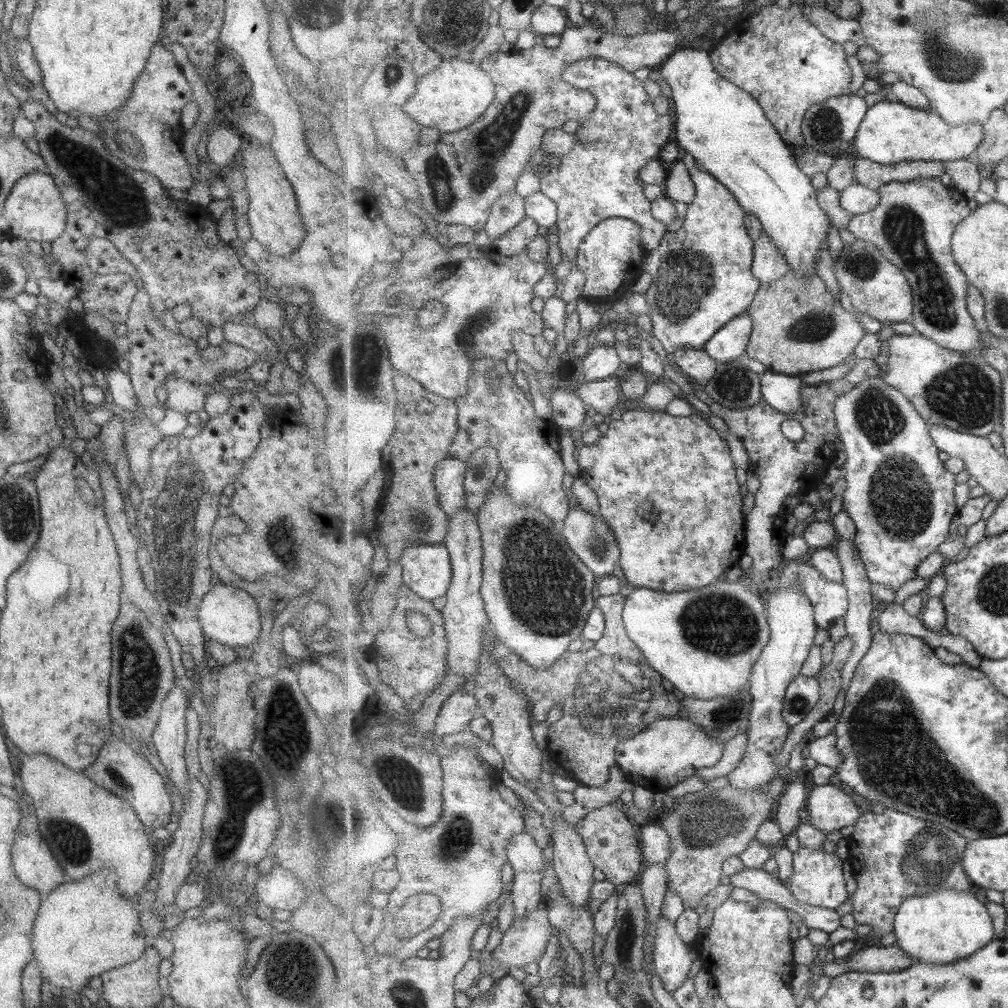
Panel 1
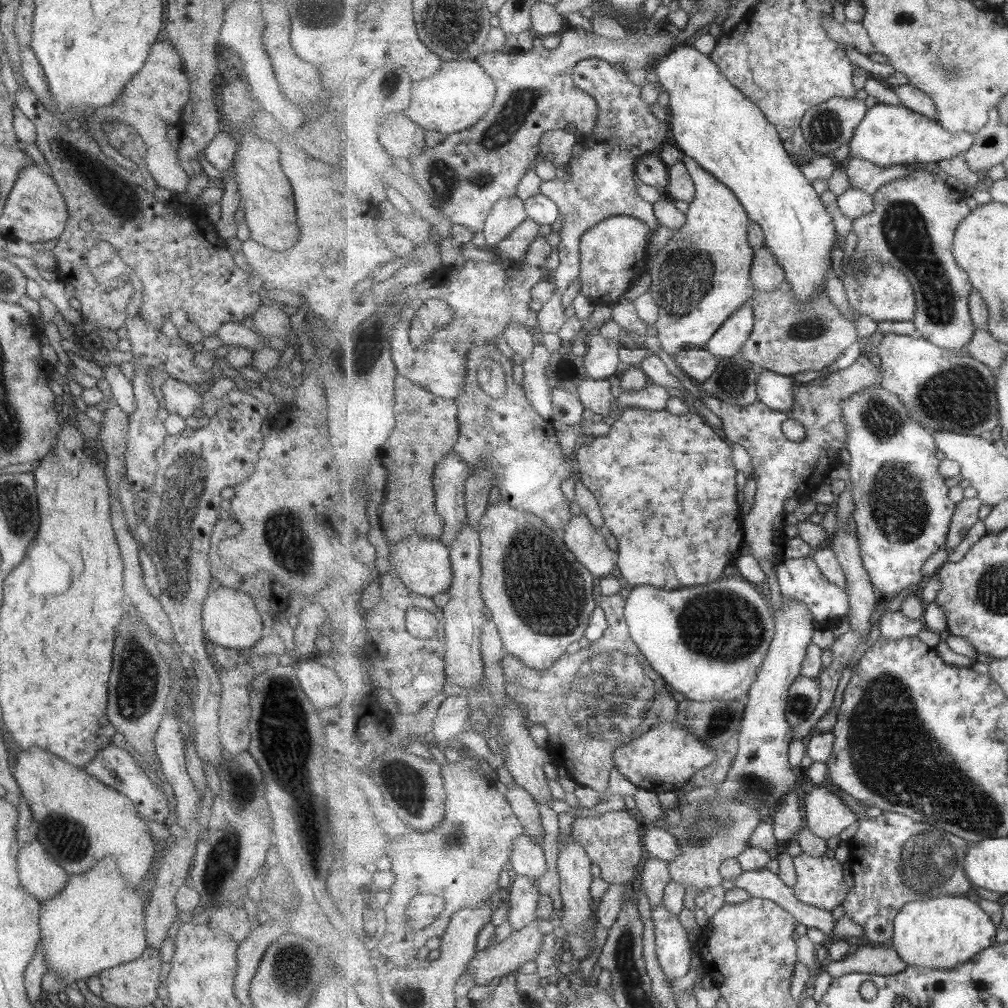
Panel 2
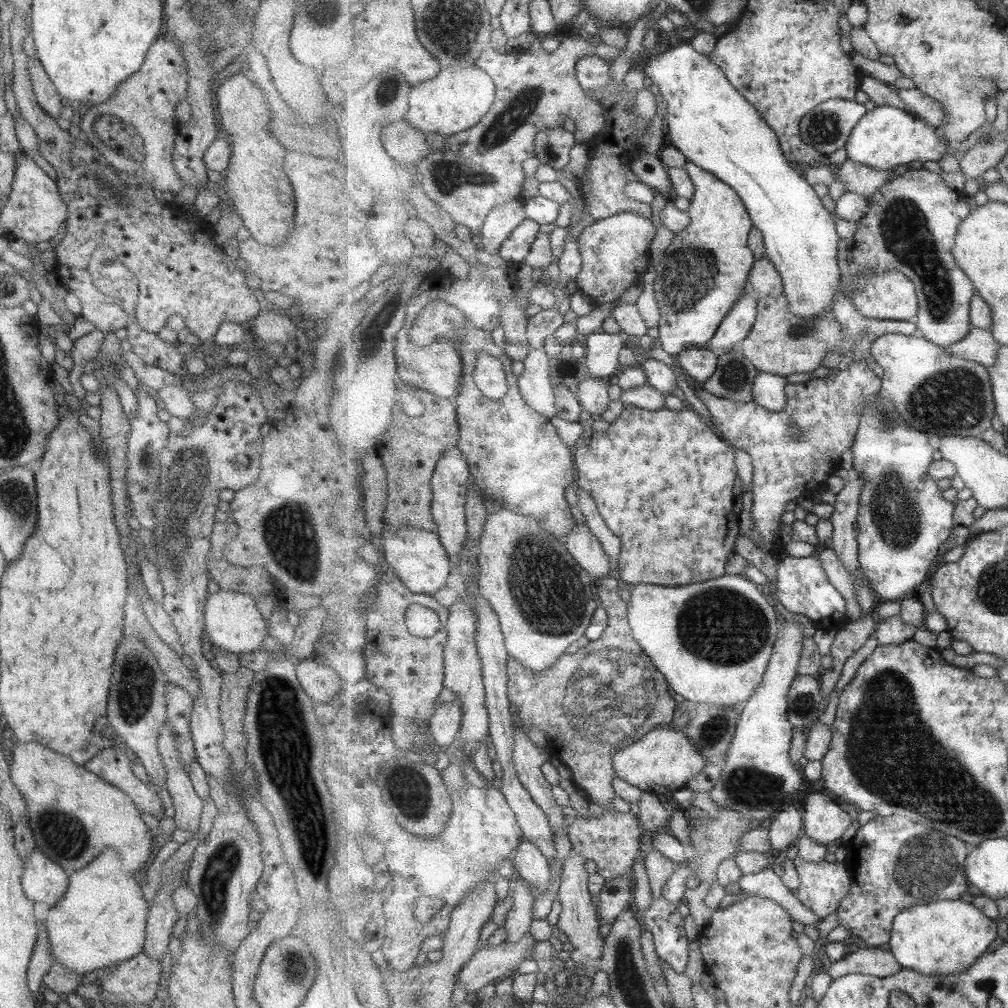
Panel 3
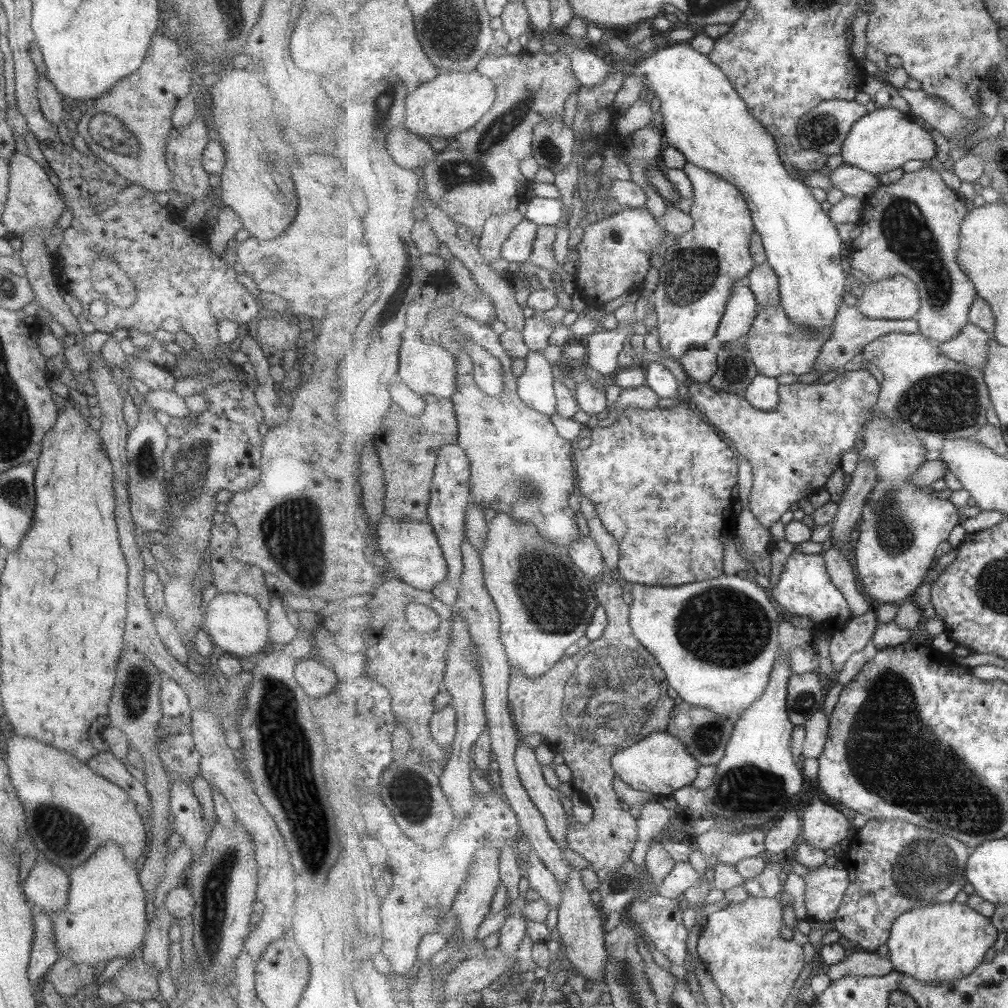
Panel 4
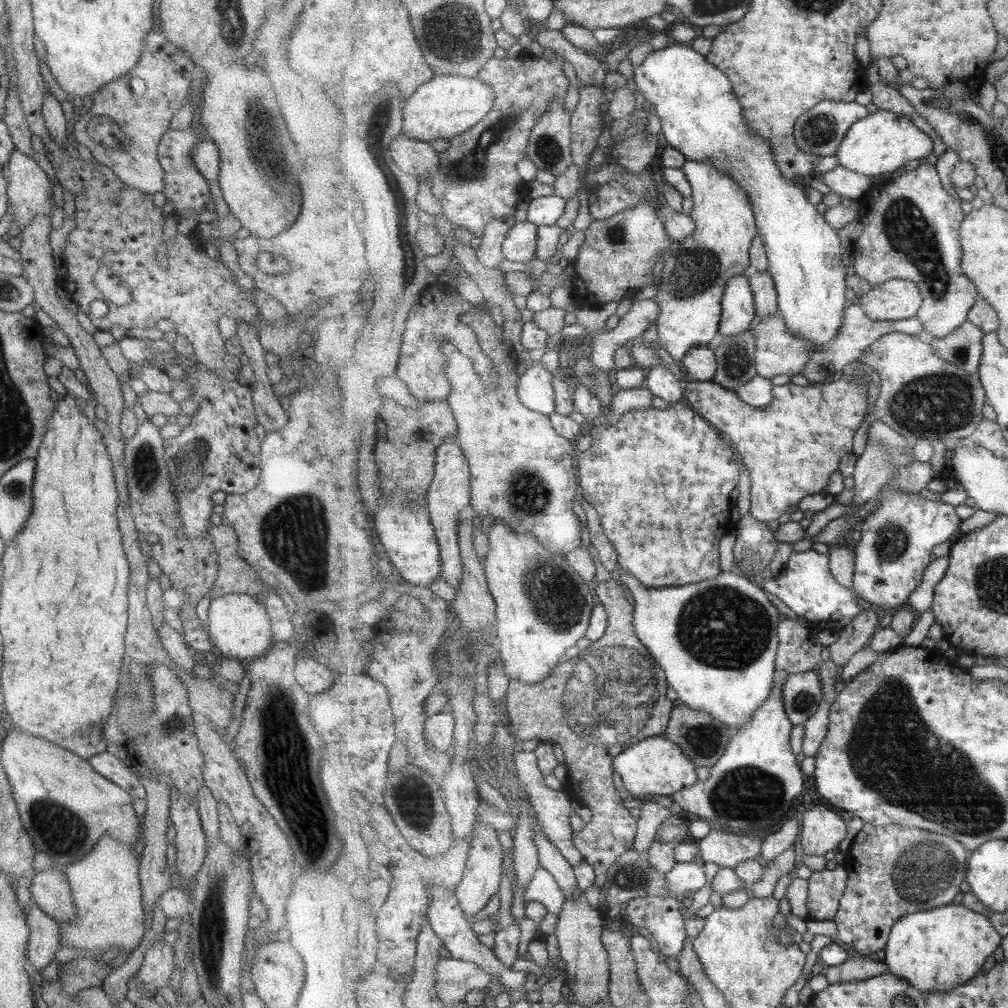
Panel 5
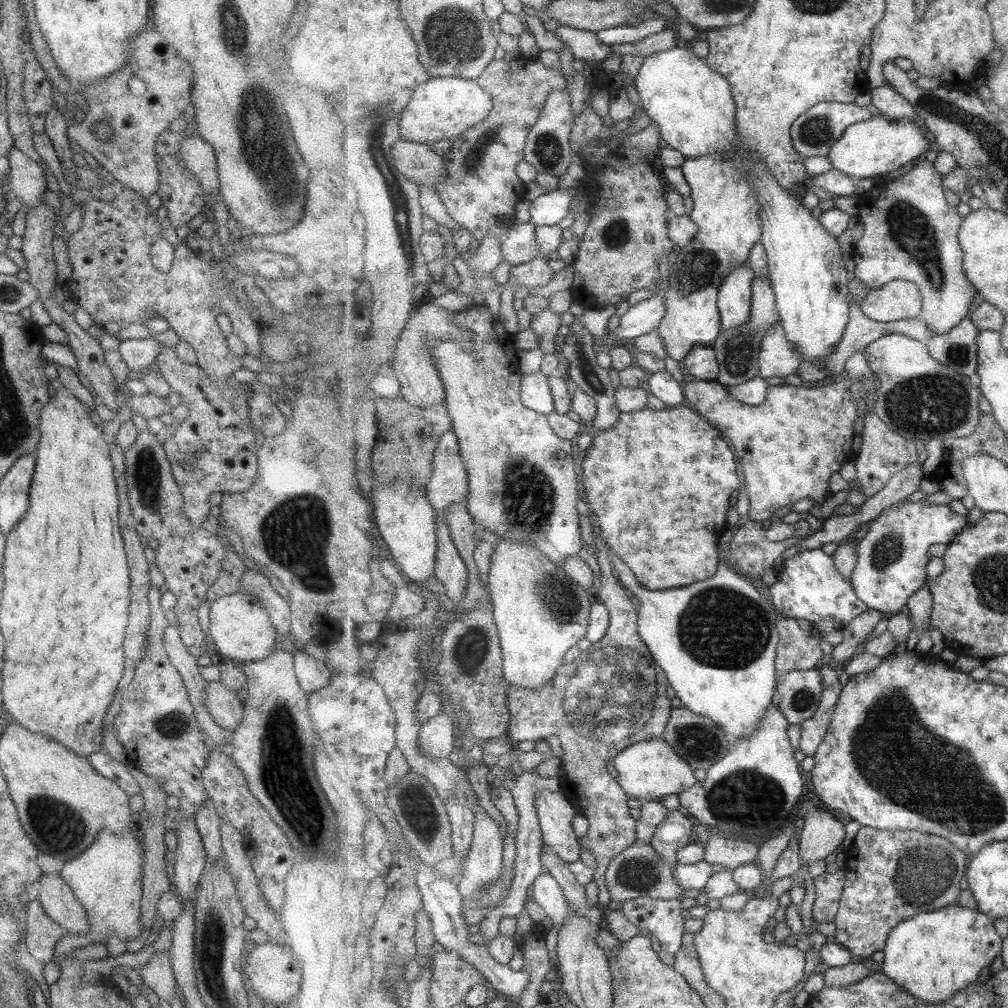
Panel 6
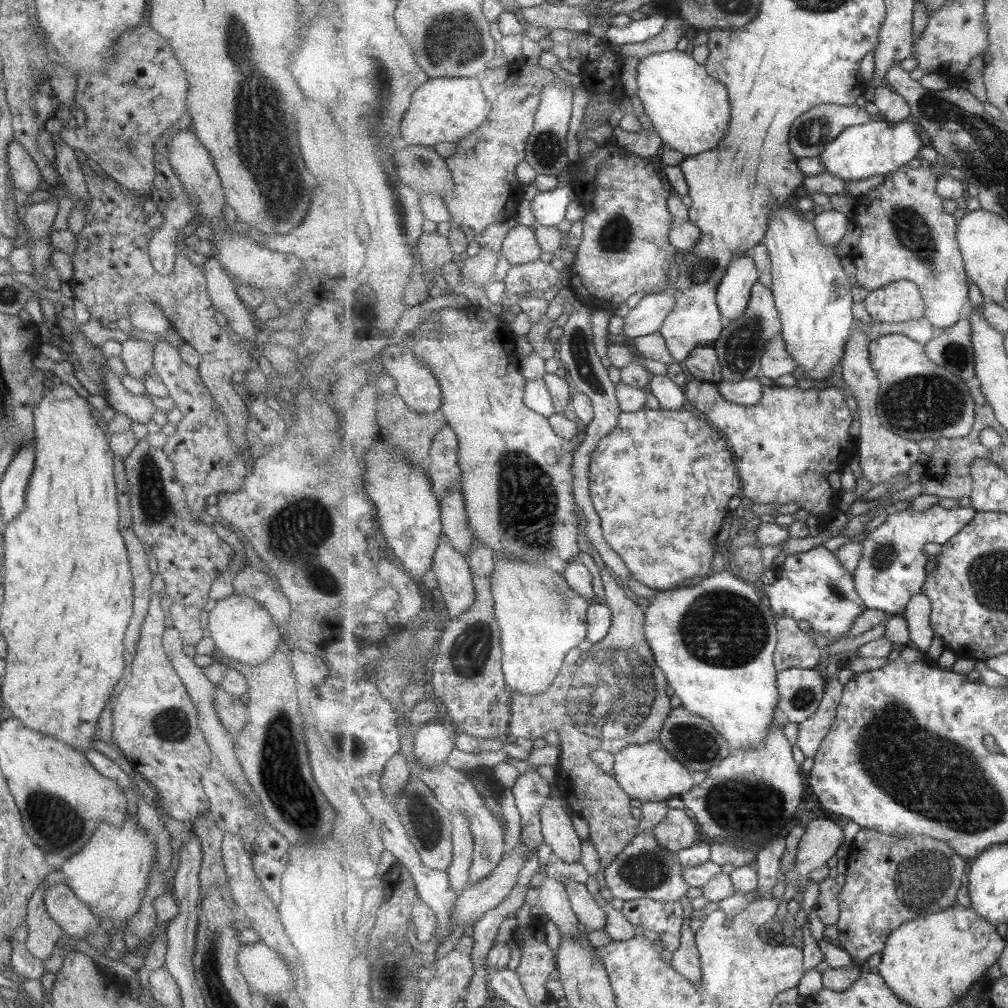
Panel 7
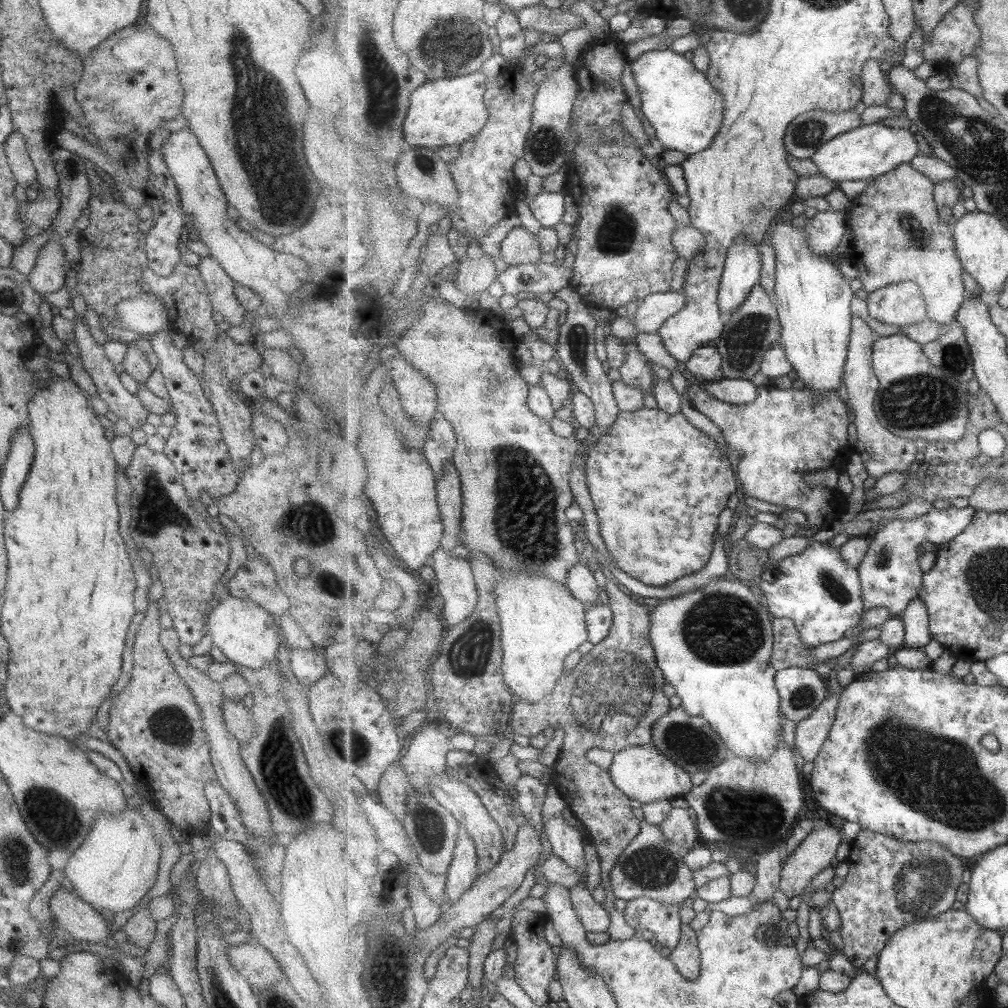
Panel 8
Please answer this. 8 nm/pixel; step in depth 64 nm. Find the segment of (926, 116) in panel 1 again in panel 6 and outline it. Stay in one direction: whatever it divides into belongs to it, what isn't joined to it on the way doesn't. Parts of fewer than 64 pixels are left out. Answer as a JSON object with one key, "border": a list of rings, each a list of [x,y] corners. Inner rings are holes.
{"border":[[[884,114],[852,124],[845,130],[843,136],[833,144],[828,159],[833,169],[840,170],[857,179],[868,180],[873,176],[899,170],[907,162],[919,161],[929,152],[931,137],[913,119],[902,118],[894,120]]]}

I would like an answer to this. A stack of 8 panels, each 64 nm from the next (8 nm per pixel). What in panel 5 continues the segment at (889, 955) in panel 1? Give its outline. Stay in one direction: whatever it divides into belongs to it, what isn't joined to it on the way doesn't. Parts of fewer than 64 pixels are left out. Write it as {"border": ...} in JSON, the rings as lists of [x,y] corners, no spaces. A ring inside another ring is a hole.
{"border":[[[858,954],[851,957],[845,964],[828,967],[826,977],[830,984],[847,982],[851,980],[863,980],[881,973],[887,973],[886,961],[879,961],[871,955]]]}

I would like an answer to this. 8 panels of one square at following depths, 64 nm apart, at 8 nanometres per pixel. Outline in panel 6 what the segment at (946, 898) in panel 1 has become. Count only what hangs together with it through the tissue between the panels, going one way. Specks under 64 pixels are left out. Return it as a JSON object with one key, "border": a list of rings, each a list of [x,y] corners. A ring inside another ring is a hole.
{"border":[[[953,906],[935,912],[924,912],[909,920],[904,920],[893,929],[884,952],[880,970],[894,980],[903,990],[907,990],[925,1005],[939,1005],[953,999],[958,992],[969,988],[979,980],[981,972],[993,964],[997,956],[1002,956],[1004,939],[997,934],[995,922],[981,911]]]}

